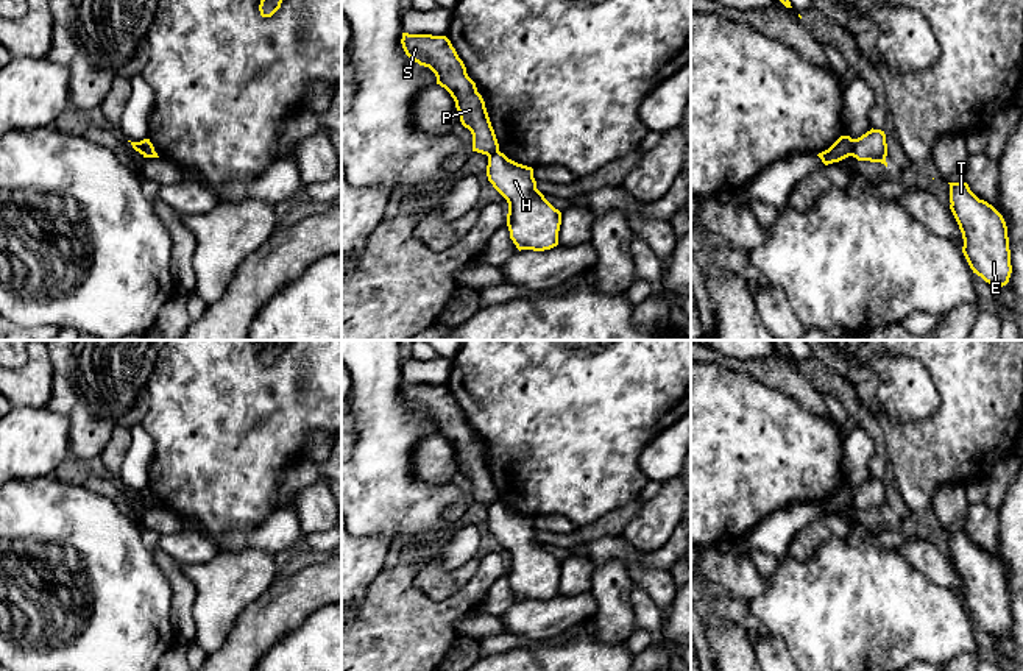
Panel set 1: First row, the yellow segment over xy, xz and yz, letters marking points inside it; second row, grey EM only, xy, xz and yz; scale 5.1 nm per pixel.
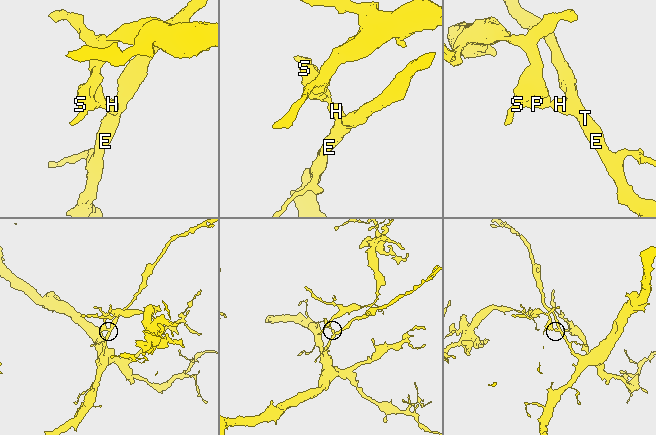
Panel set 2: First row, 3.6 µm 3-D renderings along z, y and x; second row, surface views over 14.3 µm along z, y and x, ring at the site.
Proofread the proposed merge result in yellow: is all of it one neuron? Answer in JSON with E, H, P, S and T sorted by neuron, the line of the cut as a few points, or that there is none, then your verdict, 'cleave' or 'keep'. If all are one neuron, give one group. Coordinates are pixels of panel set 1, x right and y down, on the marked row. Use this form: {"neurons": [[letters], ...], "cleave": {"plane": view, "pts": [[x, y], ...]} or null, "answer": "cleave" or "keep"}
{"neurons": [["E", "H", "T"], ["P", "S"]], "cleave": {"plane": "yz", "pts": [[852, 139], [853, 155]]}, "answer": "cleave"}

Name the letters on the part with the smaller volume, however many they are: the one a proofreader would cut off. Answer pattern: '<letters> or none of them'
P, S

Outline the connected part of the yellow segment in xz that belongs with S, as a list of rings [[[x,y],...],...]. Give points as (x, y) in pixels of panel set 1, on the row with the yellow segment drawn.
[[[402,33],[401,44],[405,55],[429,67],[437,76],[437,84],[451,94],[462,125],[473,134],[473,151],[487,156],[497,151],[499,144],[485,101],[451,41],[446,36]]]

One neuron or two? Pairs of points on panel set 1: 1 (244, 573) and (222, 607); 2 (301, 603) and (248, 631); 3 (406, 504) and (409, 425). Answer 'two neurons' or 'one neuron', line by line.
1: one neuron
2: one neuron
3: one neuron

